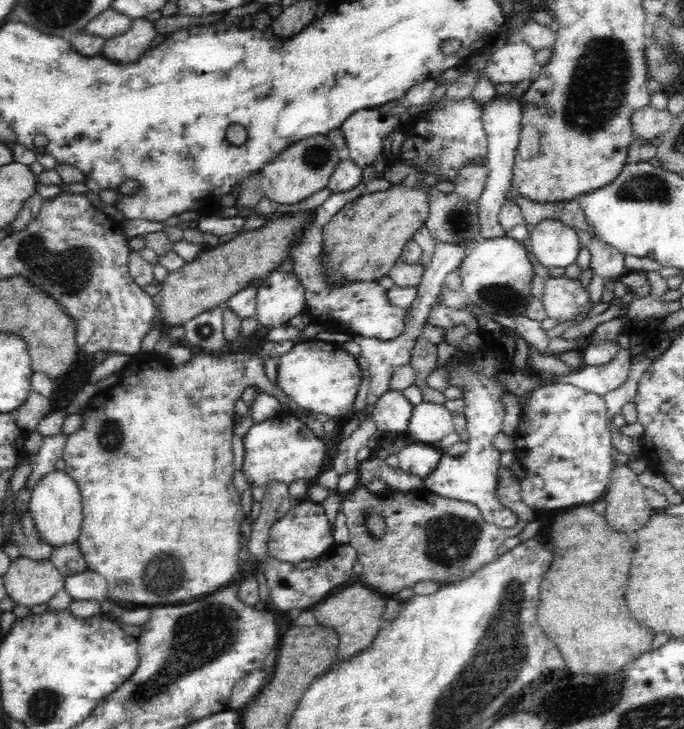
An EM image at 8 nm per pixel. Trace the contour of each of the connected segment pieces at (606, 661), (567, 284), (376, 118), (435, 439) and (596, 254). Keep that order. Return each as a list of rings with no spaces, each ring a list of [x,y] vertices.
[[[577,505],[580,508],[566,510],[558,514],[548,526],[548,538],[554,544],[554,562],[542,580],[542,600],[538,606],[537,619],[546,634],[560,648],[566,668],[572,674],[606,676],[626,670],[628,660],[646,652],[654,640],[654,634],[646,626],[640,626],[628,616],[628,622],[616,620],[622,618],[626,606],[626,582],[630,578],[630,566],[636,544],[628,534],[620,534],[608,526],[605,516],[596,513],[591,505]]]
[[[566,275],[551,276],[545,282],[542,302],[546,318],[554,318],[559,324],[578,315],[586,318],[594,309],[586,287],[582,287],[578,279],[570,279]]]
[[[376,107],[356,110],[341,124],[347,157],[362,170],[375,164],[384,154],[385,136],[399,124],[393,112],[382,114]]]
[[[422,401],[413,405],[408,436],[412,436],[415,442],[436,446],[442,438],[454,431],[452,420],[453,414],[443,404]]]
[[[600,238],[589,240],[588,249],[591,254],[589,268],[605,280],[618,280],[627,271],[624,266],[624,254],[610,246]]]

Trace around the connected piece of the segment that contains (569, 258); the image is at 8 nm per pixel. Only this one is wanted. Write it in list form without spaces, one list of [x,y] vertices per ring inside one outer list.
[[[542,220],[530,229],[530,246],[536,260],[549,268],[566,268],[576,262],[580,242],[574,227],[560,220]]]

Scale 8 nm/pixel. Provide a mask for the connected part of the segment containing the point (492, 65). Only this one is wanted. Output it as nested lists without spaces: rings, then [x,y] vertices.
[[[508,40],[490,56],[483,76],[494,84],[517,83],[534,74],[535,50],[526,42]]]

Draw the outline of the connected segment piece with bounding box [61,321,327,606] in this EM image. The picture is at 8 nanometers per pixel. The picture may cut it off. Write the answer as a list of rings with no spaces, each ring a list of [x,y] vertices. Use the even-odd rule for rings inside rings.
[[[312,321],[302,329],[300,338],[284,342],[269,340],[262,345],[261,349],[250,352],[233,349],[228,354],[208,354],[200,351],[183,365],[174,365],[166,356],[155,354],[154,352],[148,354],[138,353],[137,355],[132,355],[130,362],[120,371],[121,379],[117,385],[100,390],[97,395],[86,402],[83,410],[79,412],[84,418],[82,427],[67,436],[66,446],[63,448],[61,458],[65,462],[63,471],[76,482],[82,495],[83,522],[80,536],[77,540],[79,548],[87,563],[87,570],[102,574],[107,580],[109,601],[121,605],[122,602],[144,604],[144,606],[152,606],[152,604],[178,605],[178,602],[180,604],[188,603],[204,595],[216,592],[238,578],[239,558],[236,560],[236,554],[240,552],[240,548],[238,548],[240,522],[242,522],[245,515],[242,506],[240,506],[240,495],[236,491],[234,484],[232,484],[232,478],[234,478],[232,476],[234,474],[232,439],[236,417],[236,412],[234,411],[235,402],[238,398],[241,398],[241,394],[247,386],[257,386],[261,392],[273,394],[281,402],[283,413],[300,420],[302,412],[306,410],[300,408],[294,400],[288,398],[276,384],[266,377],[262,365],[263,357],[267,355],[277,359],[286,354],[296,343],[314,339],[316,334],[326,329],[322,324]]]

